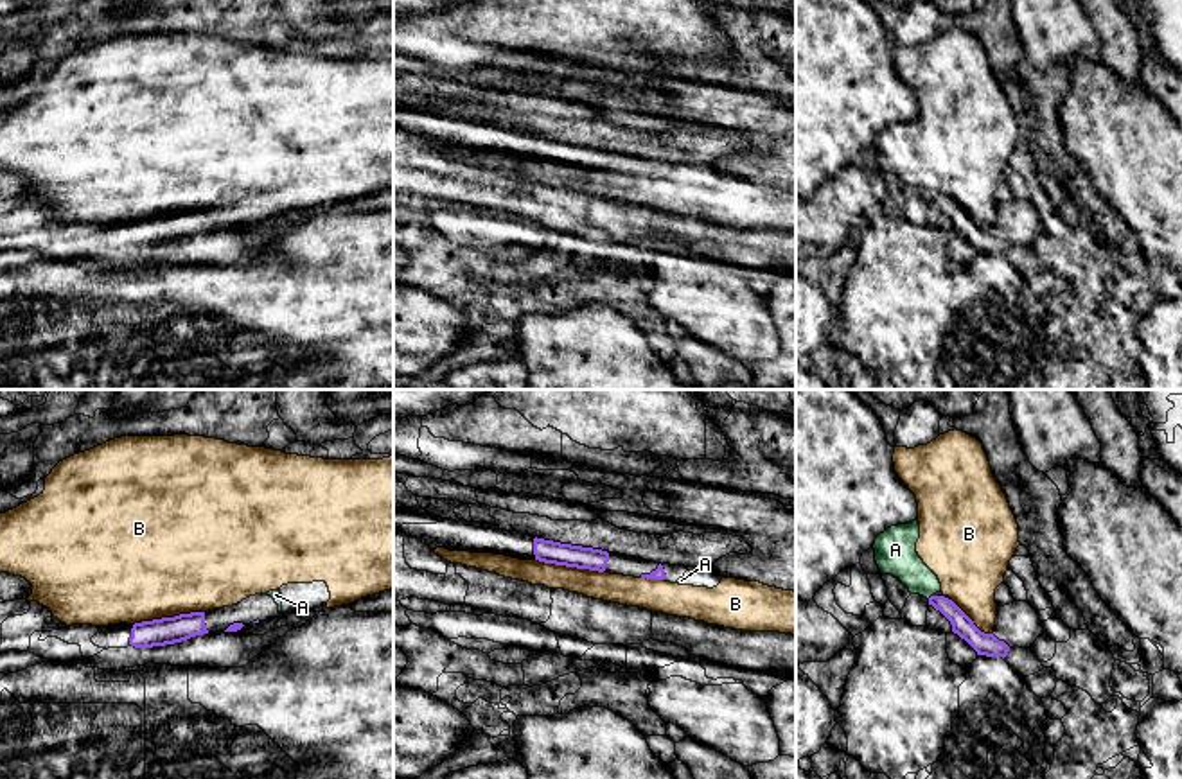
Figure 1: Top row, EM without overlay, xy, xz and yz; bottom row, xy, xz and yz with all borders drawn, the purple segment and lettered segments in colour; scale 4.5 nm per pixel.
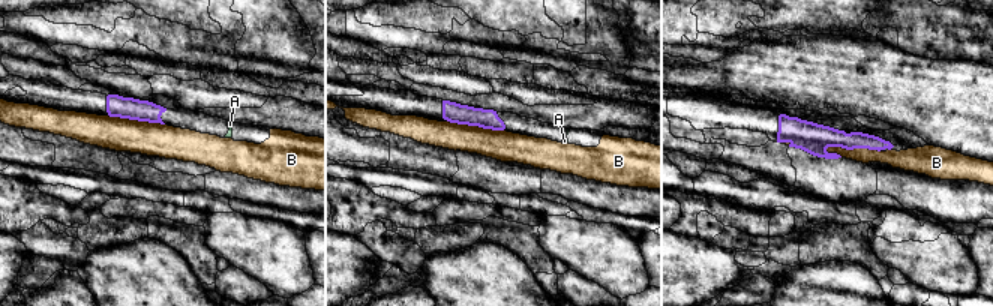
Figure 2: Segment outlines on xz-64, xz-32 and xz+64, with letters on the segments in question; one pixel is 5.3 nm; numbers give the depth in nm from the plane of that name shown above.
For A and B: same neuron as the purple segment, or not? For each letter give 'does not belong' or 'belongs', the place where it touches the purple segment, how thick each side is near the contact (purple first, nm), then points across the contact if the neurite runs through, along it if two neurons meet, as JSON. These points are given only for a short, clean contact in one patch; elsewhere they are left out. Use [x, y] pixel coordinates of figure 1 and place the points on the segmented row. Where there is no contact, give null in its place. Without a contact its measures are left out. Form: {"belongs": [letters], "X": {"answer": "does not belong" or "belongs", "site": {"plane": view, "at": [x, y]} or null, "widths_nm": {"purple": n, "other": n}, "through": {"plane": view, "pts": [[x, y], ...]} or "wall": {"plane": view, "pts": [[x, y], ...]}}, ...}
{"belongs": [], "A": {"answer": "does not belong", "site": null}, "B": {"answer": "does not belong", "site": {"plane": "xy", "at": [167, 618]}, "widths_nm": {"purple": 130, "other": 500}}}

